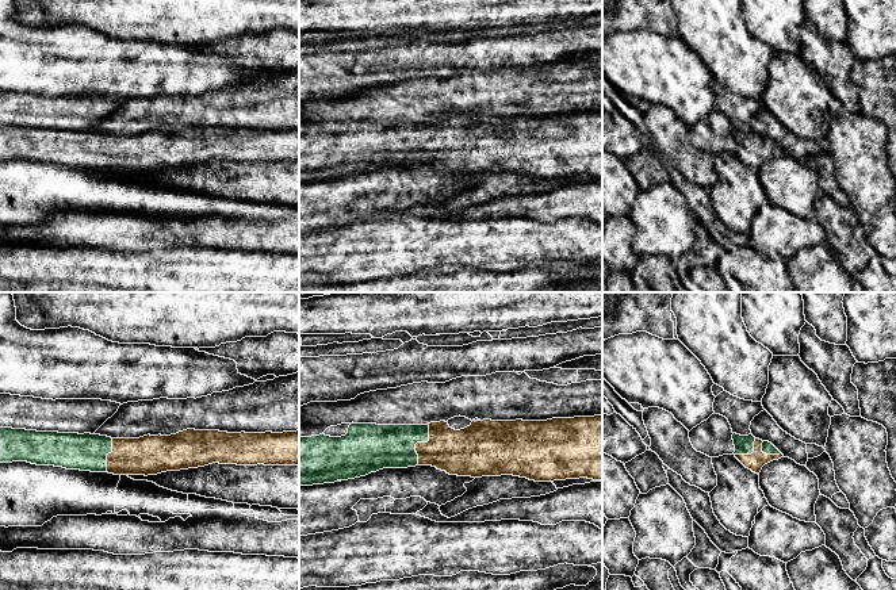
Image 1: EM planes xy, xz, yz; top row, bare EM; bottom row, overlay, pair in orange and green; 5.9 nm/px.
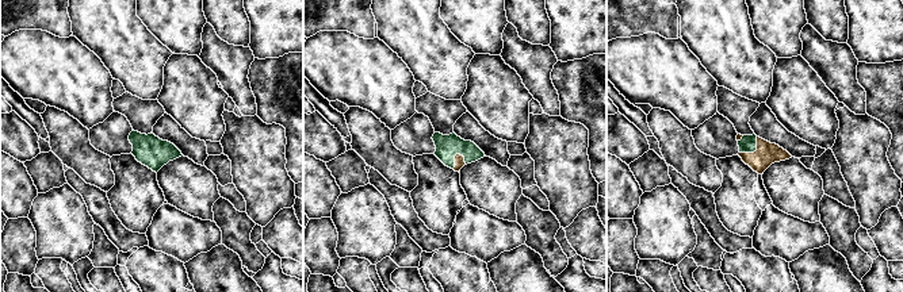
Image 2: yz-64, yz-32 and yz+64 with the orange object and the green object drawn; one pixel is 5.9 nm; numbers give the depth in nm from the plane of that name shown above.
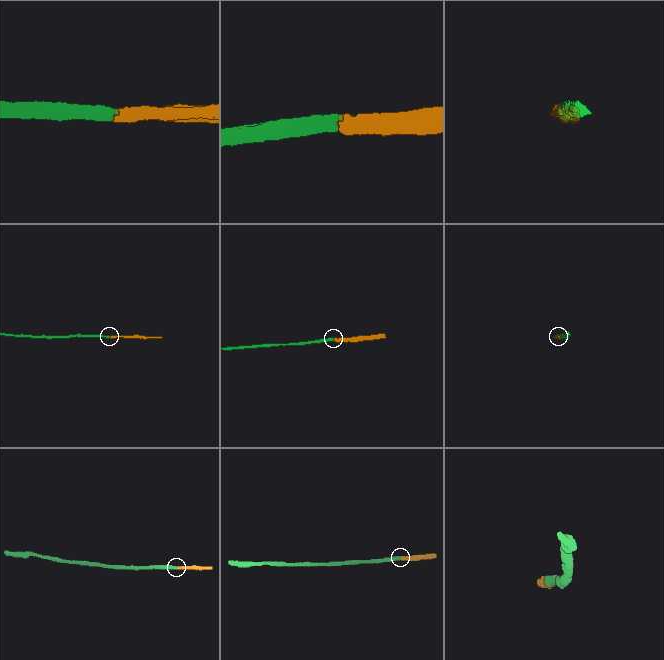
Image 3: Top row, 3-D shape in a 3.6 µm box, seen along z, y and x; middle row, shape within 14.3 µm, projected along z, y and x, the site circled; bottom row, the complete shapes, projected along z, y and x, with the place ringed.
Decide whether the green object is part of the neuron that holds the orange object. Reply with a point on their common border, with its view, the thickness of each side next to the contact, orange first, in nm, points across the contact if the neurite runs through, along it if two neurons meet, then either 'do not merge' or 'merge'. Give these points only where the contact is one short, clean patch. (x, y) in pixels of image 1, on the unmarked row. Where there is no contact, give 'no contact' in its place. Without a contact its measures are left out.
contact xz (420, 140); calibres 280 and 260 nm; way xz (460, 149), (420, 140), (413, 142), (378, 144); merge

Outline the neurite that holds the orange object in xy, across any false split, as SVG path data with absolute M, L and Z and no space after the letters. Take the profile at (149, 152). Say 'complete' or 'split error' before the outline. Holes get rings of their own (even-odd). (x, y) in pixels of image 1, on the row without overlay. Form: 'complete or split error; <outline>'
split error; M0 124L0 160L12 158L145 173L212 160L299 162L299 127L227 130L187 126L171 133L111 135L95 130Z

